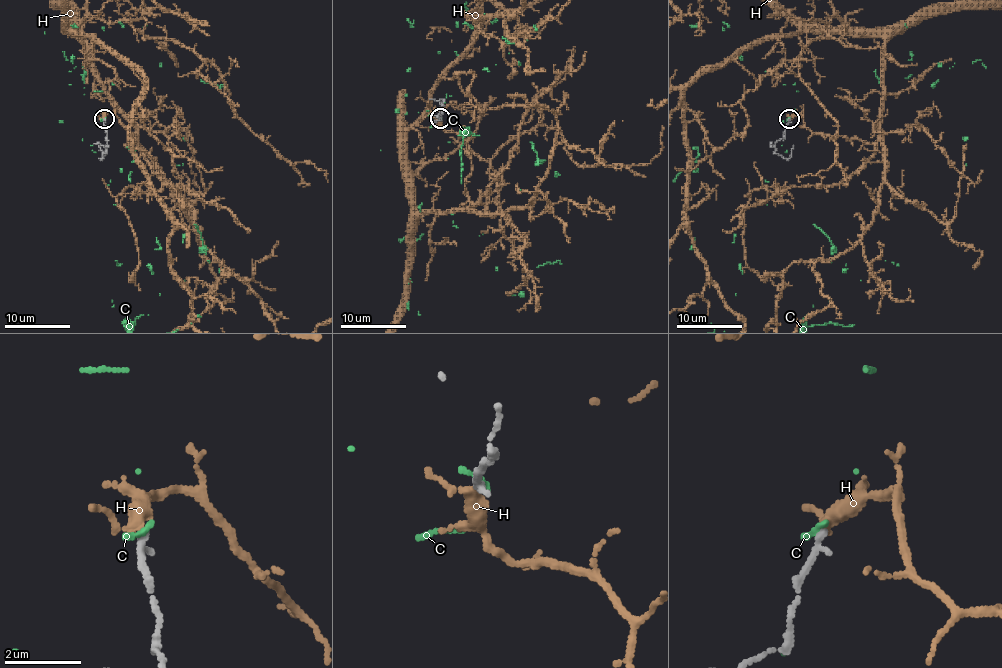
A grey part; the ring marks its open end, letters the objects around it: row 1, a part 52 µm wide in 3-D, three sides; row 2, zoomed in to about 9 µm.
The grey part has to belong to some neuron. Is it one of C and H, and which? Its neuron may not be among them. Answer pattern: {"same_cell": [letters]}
{"same_cell": ["H"]}

